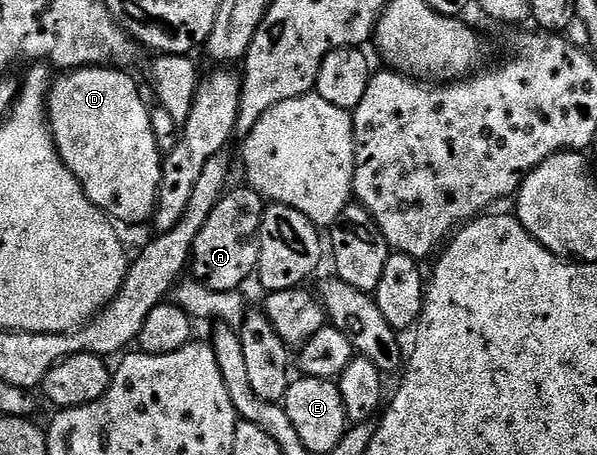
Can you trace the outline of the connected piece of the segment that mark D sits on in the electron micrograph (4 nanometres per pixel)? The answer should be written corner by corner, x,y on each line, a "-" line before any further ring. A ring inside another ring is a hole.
87,66
62,73
61,79
52,83
47,113
57,151
67,168
79,180
87,197
118,223
148,223
157,208
163,151
157,145
150,107
145,107
136,80
125,73
129,72
103,66

